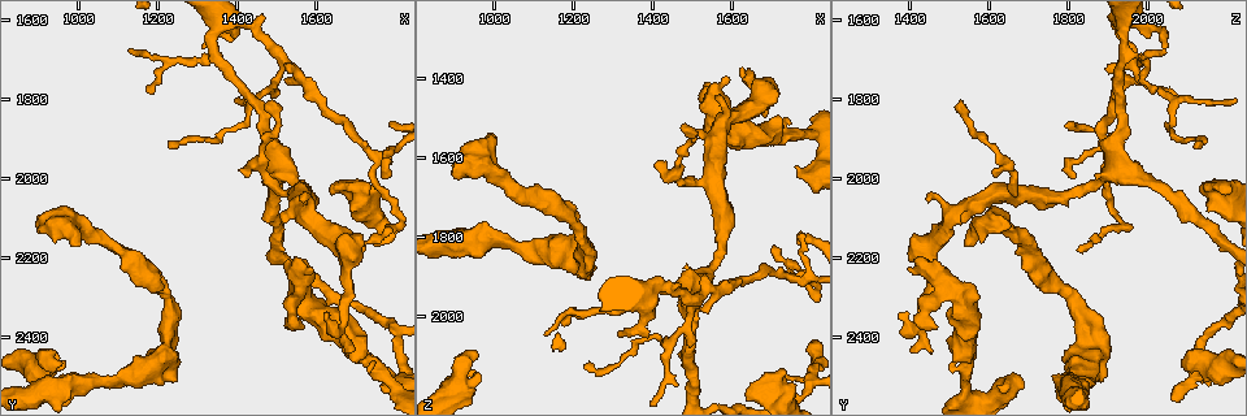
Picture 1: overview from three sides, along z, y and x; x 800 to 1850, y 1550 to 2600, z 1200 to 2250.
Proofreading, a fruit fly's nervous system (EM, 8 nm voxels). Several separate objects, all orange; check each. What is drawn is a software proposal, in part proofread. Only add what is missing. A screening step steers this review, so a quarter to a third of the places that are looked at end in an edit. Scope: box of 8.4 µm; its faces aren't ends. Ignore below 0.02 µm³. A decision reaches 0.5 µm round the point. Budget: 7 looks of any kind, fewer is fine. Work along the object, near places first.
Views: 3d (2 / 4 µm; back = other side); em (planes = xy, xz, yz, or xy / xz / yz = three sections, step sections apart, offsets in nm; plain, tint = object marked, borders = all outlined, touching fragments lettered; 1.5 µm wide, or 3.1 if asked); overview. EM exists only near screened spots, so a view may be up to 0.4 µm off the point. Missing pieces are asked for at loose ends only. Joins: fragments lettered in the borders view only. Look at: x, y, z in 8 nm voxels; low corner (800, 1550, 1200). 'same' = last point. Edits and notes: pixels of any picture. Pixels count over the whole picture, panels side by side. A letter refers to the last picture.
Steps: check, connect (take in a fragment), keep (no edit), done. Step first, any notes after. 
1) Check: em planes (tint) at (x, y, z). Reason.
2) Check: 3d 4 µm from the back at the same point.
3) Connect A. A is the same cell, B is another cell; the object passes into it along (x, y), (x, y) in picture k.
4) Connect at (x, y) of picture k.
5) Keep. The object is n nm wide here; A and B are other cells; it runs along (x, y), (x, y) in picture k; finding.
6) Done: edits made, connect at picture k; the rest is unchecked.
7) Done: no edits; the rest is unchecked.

Check: 3d 4 µm at (1180, 1785, 2015). Free end.

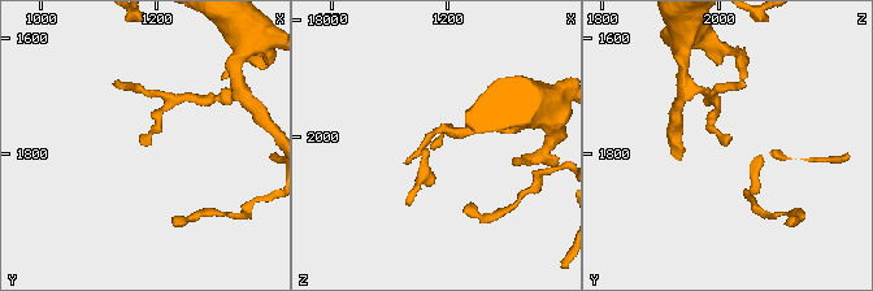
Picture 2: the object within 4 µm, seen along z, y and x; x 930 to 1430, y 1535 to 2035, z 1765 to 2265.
Check: em planes (plain) at (1185, 1785, 2020).

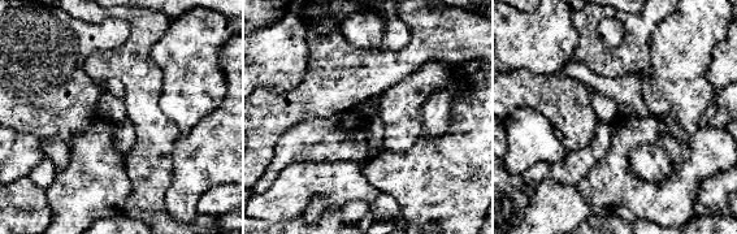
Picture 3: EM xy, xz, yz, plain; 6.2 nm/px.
Check: em planes (borders) at the same point. See the neighbours.

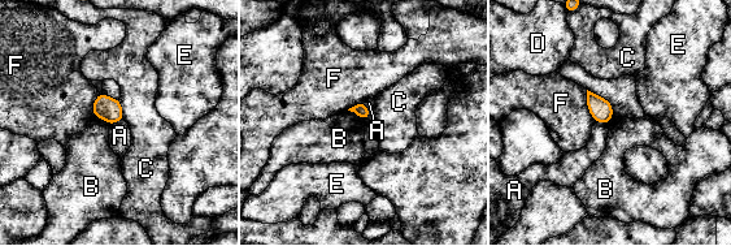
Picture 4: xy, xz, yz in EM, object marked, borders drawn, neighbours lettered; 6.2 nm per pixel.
Keep. A, B, C, D, E and F are other cells; a border runs along (347, 109), (364, 120) in picture 4; none of them fits.

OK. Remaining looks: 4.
Check: 3d 4 µm from the back at (900, 2125, 1650). An open end.

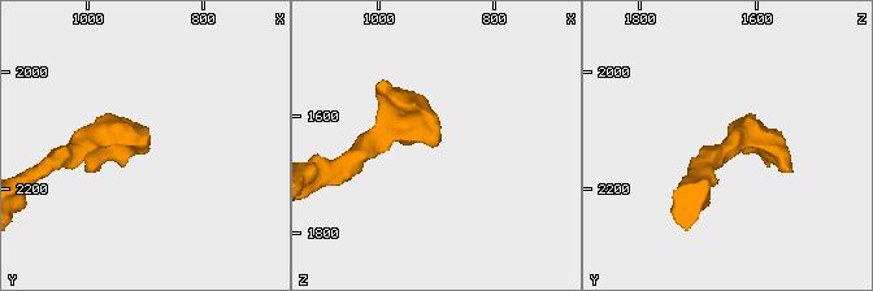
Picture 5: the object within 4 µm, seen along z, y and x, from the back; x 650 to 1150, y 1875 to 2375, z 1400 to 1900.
Check: em planes (borders) at (900, 2120, 1645). Shape alone is not enough.

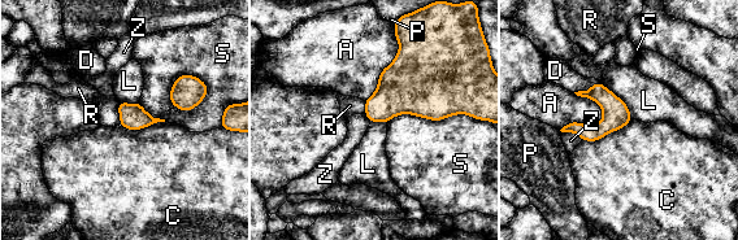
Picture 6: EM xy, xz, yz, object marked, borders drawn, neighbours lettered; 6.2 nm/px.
Keep. The object is 160 nm wide here; A, C, D, L, P, R, S and Z are other cells; a border runs along (117, 101), (120, 123) in picture 6; no lettered fragment goes on from it.

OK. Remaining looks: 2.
Check: em planes (borders) at (955, 2485, 2145). Stops while still wide.

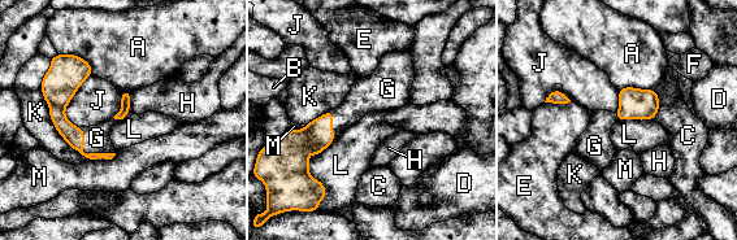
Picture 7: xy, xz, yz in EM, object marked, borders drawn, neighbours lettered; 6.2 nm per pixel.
Connect G. G is the same cell, A, B, C, D, E, F, H, J, K, L and M are other cells; it goes on there.

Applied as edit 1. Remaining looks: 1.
Done: edits made, connect at picture 7; the rest is unchecked.

